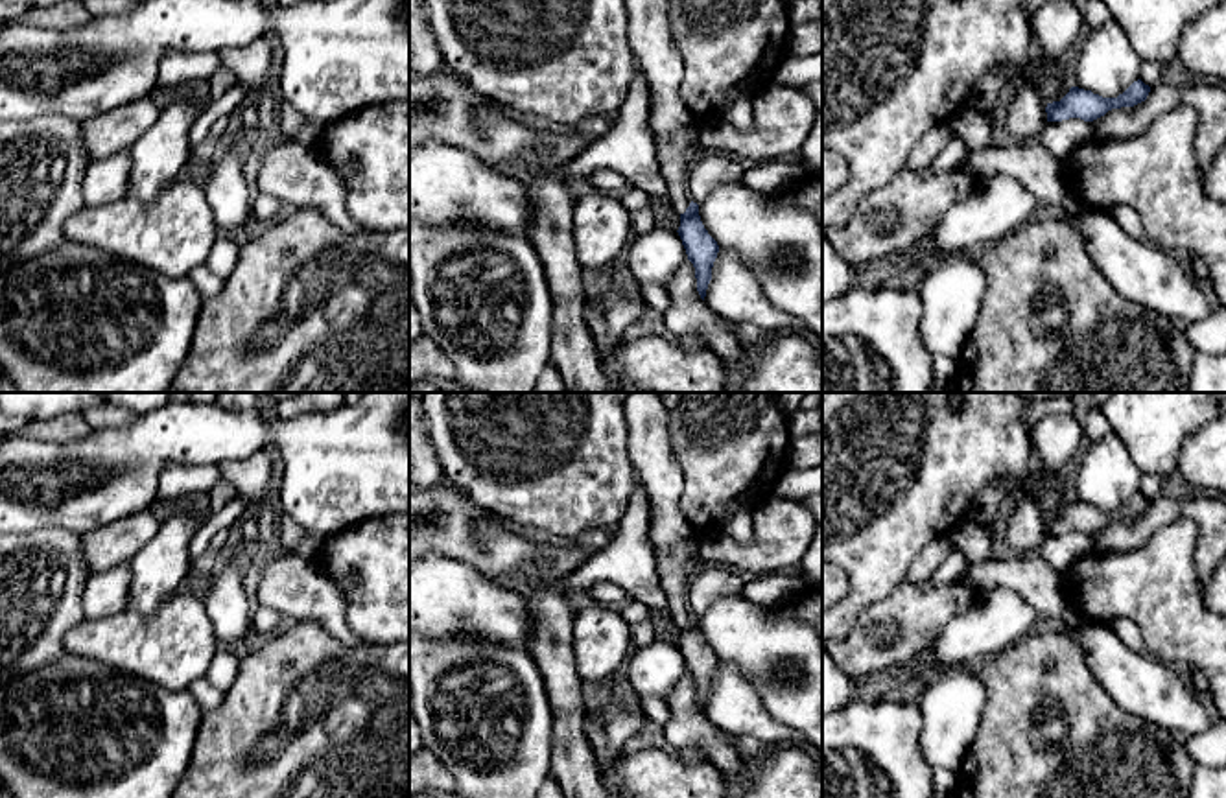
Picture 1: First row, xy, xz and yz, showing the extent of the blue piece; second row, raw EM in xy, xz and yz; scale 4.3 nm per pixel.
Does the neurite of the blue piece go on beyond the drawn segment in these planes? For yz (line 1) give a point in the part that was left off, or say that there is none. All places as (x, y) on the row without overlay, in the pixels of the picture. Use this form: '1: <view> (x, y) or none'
1: none

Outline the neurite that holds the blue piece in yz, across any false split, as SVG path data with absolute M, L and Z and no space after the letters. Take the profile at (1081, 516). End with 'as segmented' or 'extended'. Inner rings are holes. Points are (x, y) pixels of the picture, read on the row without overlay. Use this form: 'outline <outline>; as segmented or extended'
outline M1141 492L1134 494L1117 510L1102 510L1091 503L1071 499L1069 505L1060 512L1047 516L1047 534L1062 534L1069 531L1080 531L1084 534L1093 534L1104 529L1112 522L1134 520L1147 512L1150 499Z; as segmented

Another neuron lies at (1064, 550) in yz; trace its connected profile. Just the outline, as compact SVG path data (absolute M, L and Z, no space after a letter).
M1069 531L1062 534L1047 534L1040 555L1064 577L1069 568L1084 555L1093 551L1091 534Z

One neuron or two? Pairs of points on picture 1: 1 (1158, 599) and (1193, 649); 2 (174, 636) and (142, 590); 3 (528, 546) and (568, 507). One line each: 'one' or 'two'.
1: one
2: two
3: two

